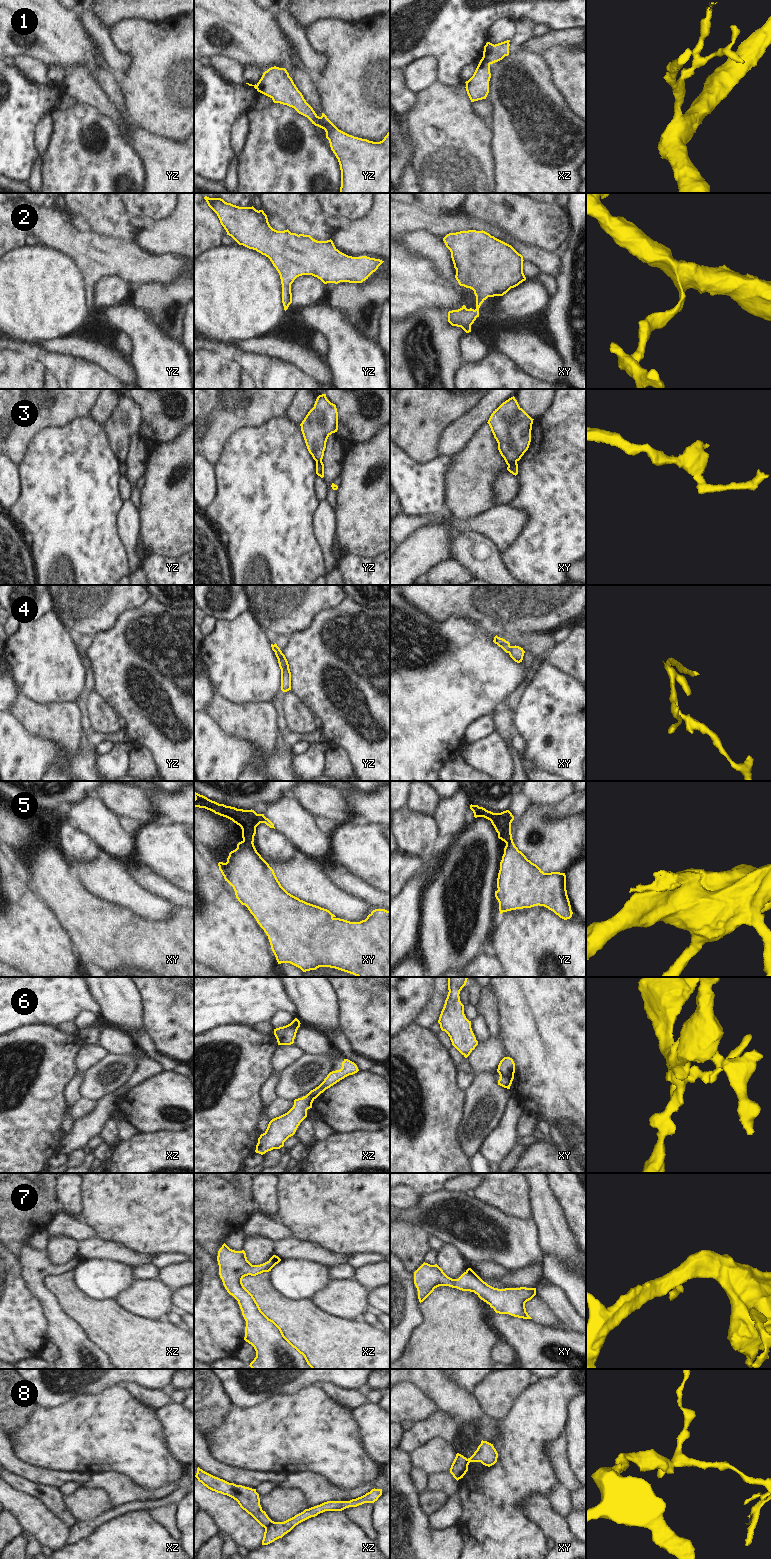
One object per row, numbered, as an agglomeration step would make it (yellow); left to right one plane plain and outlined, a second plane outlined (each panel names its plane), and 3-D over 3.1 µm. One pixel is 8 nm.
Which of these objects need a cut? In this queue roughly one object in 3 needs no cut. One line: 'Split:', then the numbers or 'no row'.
Split: 1, 3, 4, 5, 6, 8

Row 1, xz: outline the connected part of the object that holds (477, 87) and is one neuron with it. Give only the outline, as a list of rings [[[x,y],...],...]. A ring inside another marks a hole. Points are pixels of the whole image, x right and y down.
[[[480,60],[473,76],[466,81],[466,91],[471,102],[486,99],[491,78],[490,64]]]

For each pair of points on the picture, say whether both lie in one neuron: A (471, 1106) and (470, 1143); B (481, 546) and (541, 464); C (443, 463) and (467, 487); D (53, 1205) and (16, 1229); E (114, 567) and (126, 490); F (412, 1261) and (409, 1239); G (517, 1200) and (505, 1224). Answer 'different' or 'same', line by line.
A: same
B: different
C: different
D: same
E: different
F: same
G: different

